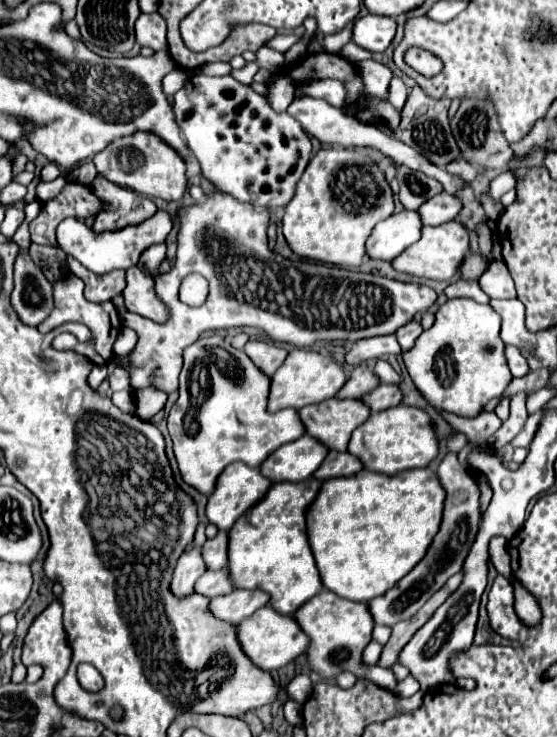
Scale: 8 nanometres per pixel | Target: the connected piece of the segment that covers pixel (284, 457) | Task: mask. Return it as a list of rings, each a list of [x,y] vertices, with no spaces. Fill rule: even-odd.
[[[311,435],[281,445],[261,465],[261,473],[273,483],[277,481],[303,481],[323,463],[329,449]]]

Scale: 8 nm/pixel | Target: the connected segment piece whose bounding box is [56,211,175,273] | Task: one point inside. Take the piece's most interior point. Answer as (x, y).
(102, 253)

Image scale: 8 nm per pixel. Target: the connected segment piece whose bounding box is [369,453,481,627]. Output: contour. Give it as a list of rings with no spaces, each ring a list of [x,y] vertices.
[[[447,453],[447,457],[441,461],[441,465],[437,469],[437,475],[441,479],[443,489],[447,491],[441,529],[439,529],[437,537],[433,539],[425,559],[409,575],[405,575],[393,589],[389,589],[385,595],[369,601],[369,609],[371,609],[371,615],[377,625],[393,627],[399,621],[413,617],[425,605],[425,601],[443,587],[443,583],[451,575],[461,571],[463,561],[469,553],[469,547],[473,545],[473,539],[479,531],[479,519],[481,519],[479,495],[481,495],[481,491],[479,491],[477,481],[473,479],[473,475],[457,461],[455,453]]]

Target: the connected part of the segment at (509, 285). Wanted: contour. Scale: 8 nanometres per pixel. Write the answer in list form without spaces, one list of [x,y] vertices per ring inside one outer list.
[[[495,261],[479,279],[481,289],[491,297],[491,299],[515,299],[515,283],[509,277],[507,265],[503,261]]]

